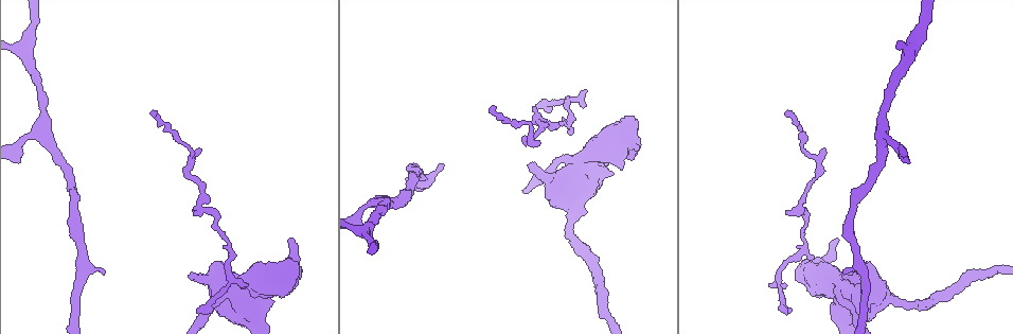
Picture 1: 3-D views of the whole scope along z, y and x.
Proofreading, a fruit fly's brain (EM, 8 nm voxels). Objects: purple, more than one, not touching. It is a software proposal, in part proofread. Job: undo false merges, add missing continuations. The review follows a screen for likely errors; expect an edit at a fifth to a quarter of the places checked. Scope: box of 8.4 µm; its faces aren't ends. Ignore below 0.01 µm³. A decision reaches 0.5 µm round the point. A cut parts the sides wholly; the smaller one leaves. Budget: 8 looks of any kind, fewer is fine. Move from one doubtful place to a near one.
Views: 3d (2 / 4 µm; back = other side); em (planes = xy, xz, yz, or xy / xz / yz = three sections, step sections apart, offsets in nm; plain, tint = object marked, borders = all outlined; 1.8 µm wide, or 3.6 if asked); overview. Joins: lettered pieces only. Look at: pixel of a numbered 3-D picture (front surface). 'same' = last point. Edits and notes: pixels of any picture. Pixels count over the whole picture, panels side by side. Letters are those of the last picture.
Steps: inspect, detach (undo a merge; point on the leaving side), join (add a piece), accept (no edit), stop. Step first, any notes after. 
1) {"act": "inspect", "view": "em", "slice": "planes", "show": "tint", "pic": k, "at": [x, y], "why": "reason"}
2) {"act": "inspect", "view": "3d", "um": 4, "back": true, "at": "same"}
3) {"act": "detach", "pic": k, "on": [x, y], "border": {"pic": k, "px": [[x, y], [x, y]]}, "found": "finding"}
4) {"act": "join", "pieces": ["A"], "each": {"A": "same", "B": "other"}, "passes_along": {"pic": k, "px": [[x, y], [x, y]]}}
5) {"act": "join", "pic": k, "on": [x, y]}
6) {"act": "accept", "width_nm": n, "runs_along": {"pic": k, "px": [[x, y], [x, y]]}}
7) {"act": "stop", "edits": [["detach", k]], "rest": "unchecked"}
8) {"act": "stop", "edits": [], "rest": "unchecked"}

{"act": "inspect", "view": "em", "slice": "planes", "show": "tint", "pic": 1, "at": [536, 104]}

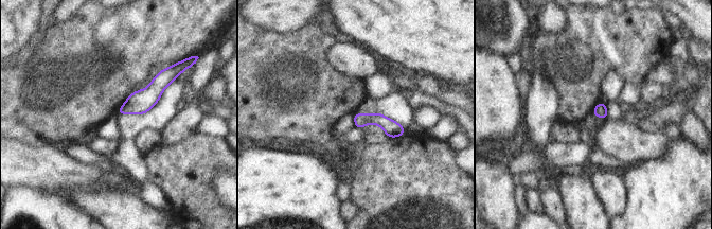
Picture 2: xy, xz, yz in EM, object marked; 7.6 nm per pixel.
{"act": "inspect", "view": "em", "slice": "planes", "show": "borders", "at": "same", "why": "what lies round it"}

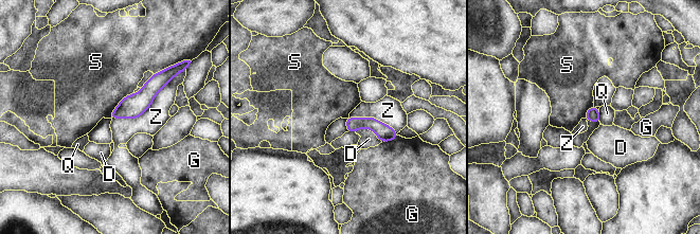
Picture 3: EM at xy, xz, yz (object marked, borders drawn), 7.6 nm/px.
{"act": "accept", "each": {"D": "other", "G": "other", "Q": "other", "S": "other", "Z": "other"}, "border": {"pic": 3, "px": [[133, 92], [126, 95], [108, 118]]}, "found": "no lettered piece goes on from it"}

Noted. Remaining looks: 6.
{"act": "inspect", "view": "3d", "um": 4, "pic": 1, "at": [842, 274], "why": "free end"}

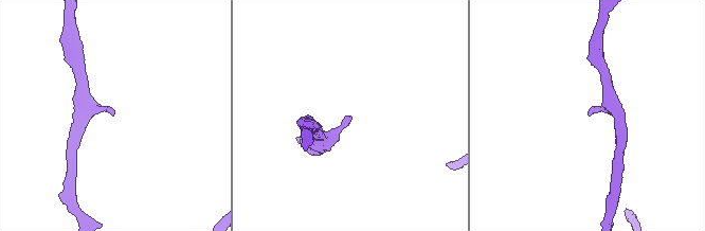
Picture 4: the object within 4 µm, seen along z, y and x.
{"act": "inspect", "view": "em", "slice": "planes", "show": "borders", "pic": 4, "at": [590, 113], "why": "now the EM"}

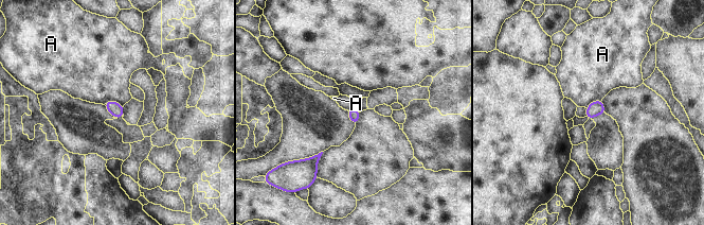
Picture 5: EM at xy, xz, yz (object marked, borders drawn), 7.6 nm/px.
{"act": "accept", "longest_contact_nm": ["A", 160], "each": {"A": "other"}, "found": "none of them fits"}

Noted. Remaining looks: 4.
{"act": "inspect", "view": "3d", "um": 2, "pic": 1, "at": [532, 165], "why": "stops while still wide"}

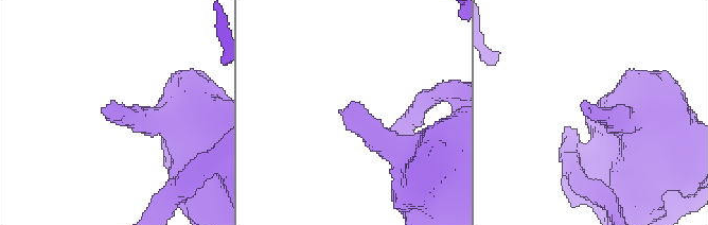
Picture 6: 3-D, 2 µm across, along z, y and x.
{"act": "inspect", "view": "em", "slice": "planes", "show": "plain", "pic": 6, "at": [588, 103]}

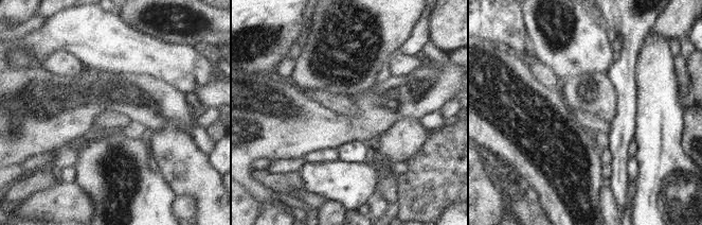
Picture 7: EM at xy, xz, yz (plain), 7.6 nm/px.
{"act": "inspect", "view": "em", "slice": "planes", "show": "borders", "at": "same"}

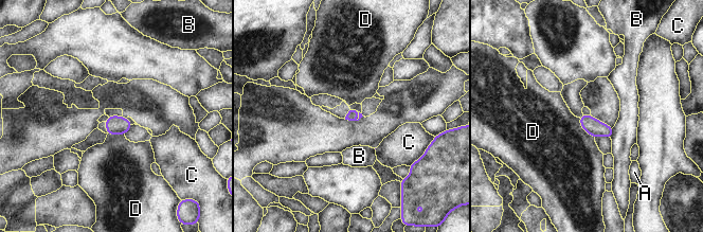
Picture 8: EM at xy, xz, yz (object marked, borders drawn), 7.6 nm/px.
{"act": "accept", "each": {"A": "other", "B": "other", "C": "other", "D": "other"}, "border": {"pic": 8, "px": [[578, 118], [579, 124], [594, 138]]}, "found": "none of them fits"}

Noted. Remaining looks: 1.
{"act": "stop", "edits": [], "rest": "unchecked"}

